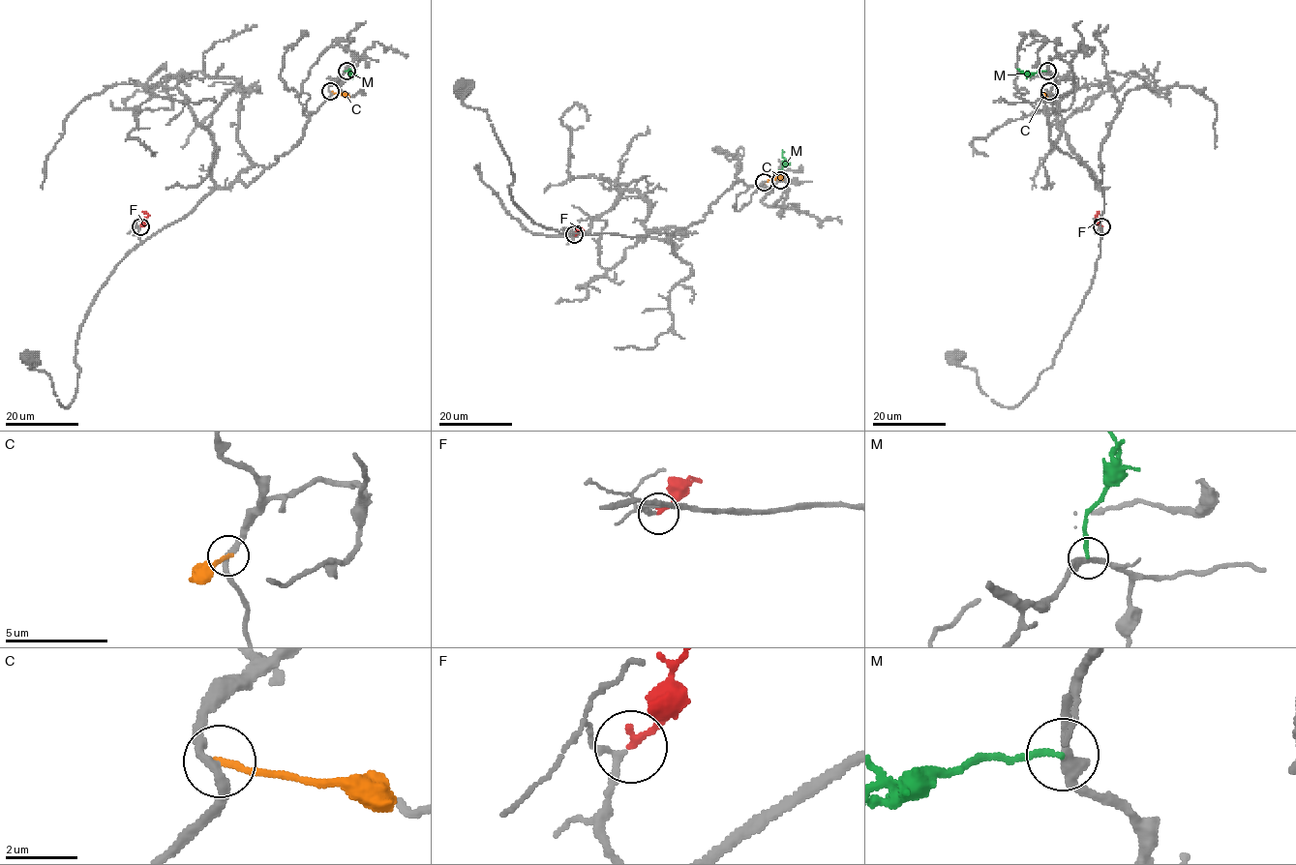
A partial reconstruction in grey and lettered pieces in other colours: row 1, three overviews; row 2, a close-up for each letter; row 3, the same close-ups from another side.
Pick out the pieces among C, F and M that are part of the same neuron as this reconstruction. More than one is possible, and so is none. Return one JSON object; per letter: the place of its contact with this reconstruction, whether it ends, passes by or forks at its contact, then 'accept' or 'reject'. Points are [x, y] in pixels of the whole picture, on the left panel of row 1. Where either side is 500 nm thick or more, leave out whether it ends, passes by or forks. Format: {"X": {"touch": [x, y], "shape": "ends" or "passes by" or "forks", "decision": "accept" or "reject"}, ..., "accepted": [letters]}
{"C": {"touch": [330, 91], "shape": "ends", "decision": "reject"}, "F": {"touch": [140, 226], "shape": "ends", "decision": "accept"}, "M": {"touch": [346, 71], "shape": "ends", "decision": "reject"}, "accepted": ["F"]}

